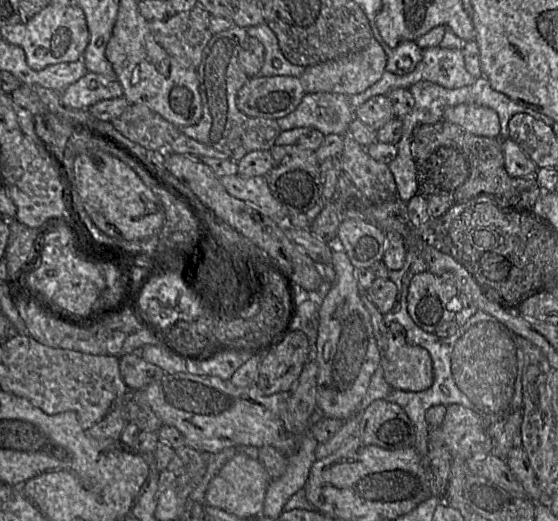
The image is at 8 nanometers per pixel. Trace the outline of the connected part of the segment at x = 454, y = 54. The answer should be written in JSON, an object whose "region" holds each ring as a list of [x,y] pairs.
{"region":[[[436,46],[423,50],[422,59],[412,72],[404,75],[397,75],[385,71],[376,83],[363,92],[349,95],[348,99],[351,107],[356,109],[373,96],[387,95],[391,90],[396,88],[409,89],[412,85],[420,81],[432,82],[446,89],[458,89],[472,84],[474,80],[475,79],[465,69],[462,50],[446,49]]]}

